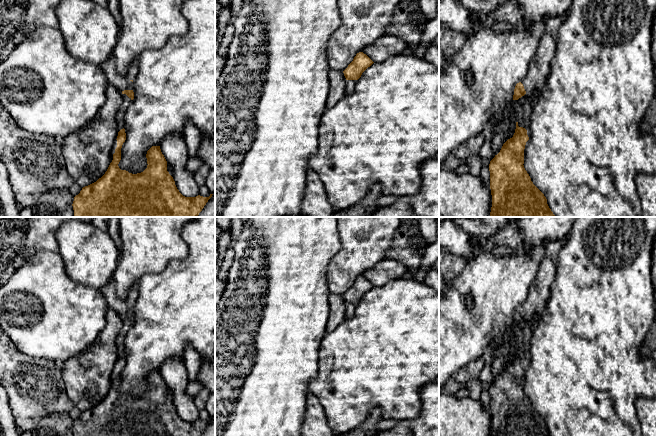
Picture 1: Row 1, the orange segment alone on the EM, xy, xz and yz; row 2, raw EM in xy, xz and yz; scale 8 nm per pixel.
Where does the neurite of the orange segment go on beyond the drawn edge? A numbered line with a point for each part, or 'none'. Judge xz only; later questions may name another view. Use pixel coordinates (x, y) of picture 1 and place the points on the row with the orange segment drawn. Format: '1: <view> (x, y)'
1: xz (350, 84)

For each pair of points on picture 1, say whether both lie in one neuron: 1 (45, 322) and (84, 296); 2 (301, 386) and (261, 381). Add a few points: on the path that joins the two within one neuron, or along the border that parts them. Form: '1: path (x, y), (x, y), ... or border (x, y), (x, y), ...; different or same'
1: path (55, 317), (70, 302), (74, 302); same
2: path (291, 386), (271, 386); same

